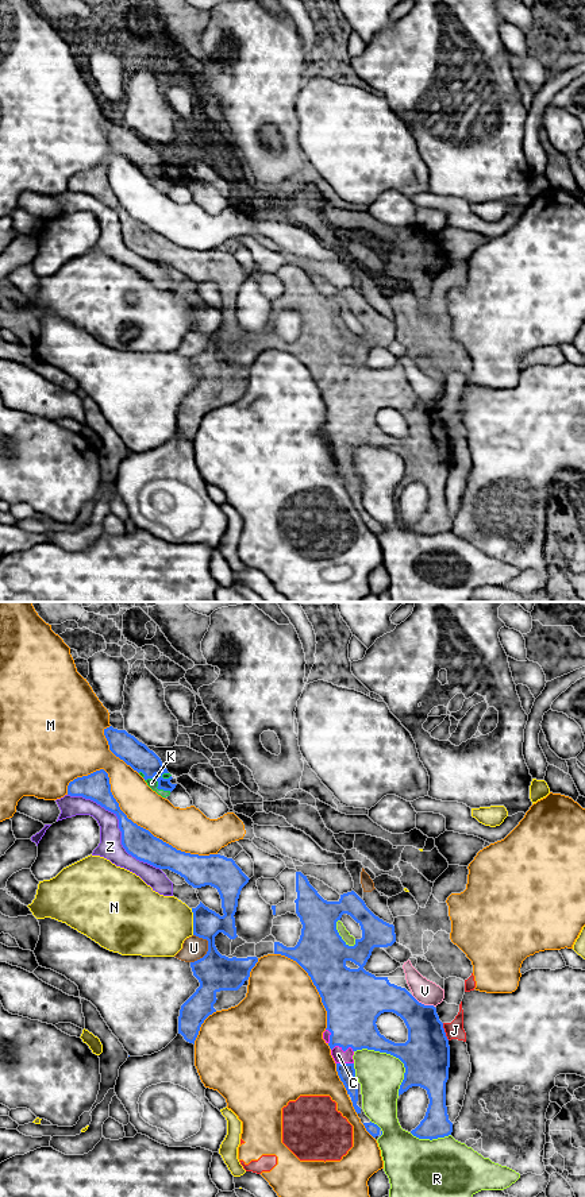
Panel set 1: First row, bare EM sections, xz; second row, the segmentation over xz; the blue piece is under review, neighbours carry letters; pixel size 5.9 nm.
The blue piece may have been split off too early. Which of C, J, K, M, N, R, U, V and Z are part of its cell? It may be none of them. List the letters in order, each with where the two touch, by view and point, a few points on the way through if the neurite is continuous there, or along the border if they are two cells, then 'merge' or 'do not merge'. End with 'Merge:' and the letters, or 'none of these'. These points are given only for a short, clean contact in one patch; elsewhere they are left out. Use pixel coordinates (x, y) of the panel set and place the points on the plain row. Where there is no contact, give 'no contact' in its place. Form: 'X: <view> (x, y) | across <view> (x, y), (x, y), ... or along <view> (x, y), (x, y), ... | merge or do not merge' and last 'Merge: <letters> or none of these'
C: xz (342, 444) | merge
J: xz (443, 427) | do not merge
K: xz (156, 174) | merge
M: xz (130, 215) | do not merge
N: xz (193, 317) | do not merge
R: xz (395, 451) | do not merge
U: xz (208, 344) | do not merge
V: xz (423, 400) | do not merge
Z: xz (119, 221) | do not merge
Merge: C, K

